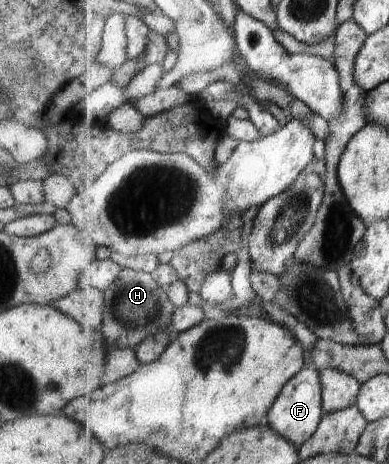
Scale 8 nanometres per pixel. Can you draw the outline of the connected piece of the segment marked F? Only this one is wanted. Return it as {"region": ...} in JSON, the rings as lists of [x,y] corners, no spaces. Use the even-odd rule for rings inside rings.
{"region":[[[303,369],[294,379],[285,385],[277,402],[269,411],[266,423],[275,433],[285,437],[287,441],[295,443],[299,448],[316,434],[321,421],[324,419],[323,389],[320,381],[320,372],[315,369]]]}

